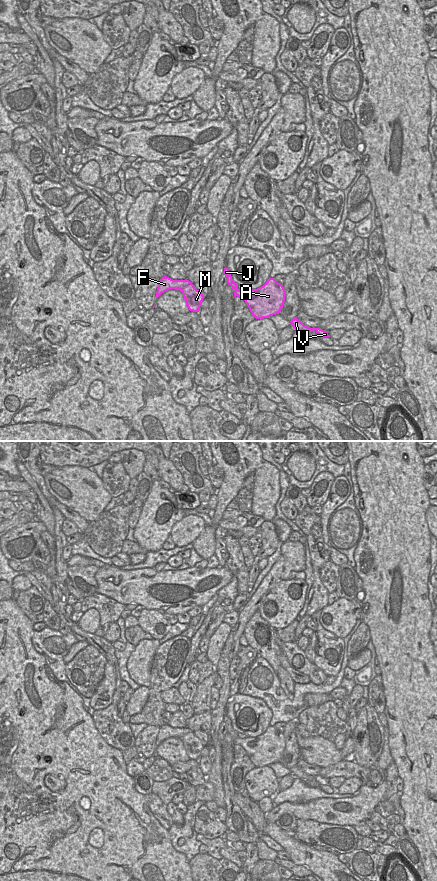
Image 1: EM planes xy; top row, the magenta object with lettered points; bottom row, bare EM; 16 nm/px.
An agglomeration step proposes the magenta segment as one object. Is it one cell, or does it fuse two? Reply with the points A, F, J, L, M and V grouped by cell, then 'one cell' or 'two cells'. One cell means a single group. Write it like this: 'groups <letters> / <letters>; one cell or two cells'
groups A F J L M V; one cell

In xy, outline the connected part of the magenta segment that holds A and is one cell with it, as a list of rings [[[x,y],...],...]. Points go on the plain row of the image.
[[[224,716],[223,722],[227,725],[228,733],[235,738],[234,745],[241,745],[256,767],[269,766],[280,761],[285,749],[286,739],[283,733],[274,726],[269,726],[263,734],[257,737],[242,739],[238,737],[238,732],[233,729],[228,716]]]

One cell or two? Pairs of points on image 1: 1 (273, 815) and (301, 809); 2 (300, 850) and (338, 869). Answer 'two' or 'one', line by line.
1: one
2: one

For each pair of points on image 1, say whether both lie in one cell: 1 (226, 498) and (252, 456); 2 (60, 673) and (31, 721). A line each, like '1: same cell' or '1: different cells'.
1: same cell
2: different cells

